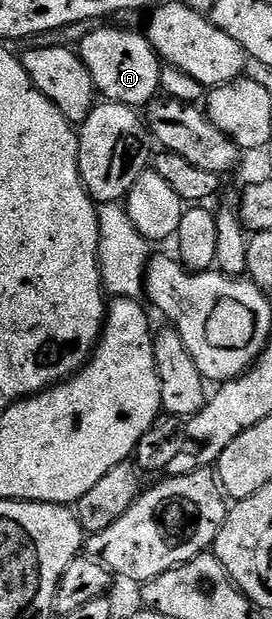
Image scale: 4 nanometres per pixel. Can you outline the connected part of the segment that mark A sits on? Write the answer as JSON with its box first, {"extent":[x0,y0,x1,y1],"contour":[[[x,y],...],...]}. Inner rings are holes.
{"extent":[78,25,162,109],"contour":[[[100,25],[97,31],[92,31],[88,36],[85,37],[84,40],[81,41],[80,47],[78,46],[78,54],[80,56],[80,60],[86,65],[86,69],[90,69],[90,75],[92,80],[94,81],[94,85],[96,86],[97,92],[107,102],[109,103],[121,103],[122,105],[126,105],[127,107],[134,107],[137,109],[147,108],[148,104],[153,102],[161,94],[160,90],[160,73],[162,70],[162,60],[159,55],[157,55],[156,50],[152,48],[150,45],[150,41],[148,40],[147,34],[141,33],[140,35],[136,31],[123,31],[120,27],[104,27],[108,25]]]}

